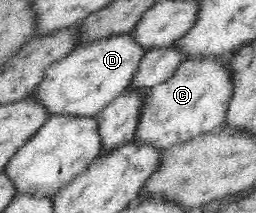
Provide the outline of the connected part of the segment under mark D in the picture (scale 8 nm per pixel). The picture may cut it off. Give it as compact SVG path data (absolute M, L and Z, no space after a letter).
M128 33L76 47L68 56L48 66L41 81L30 94L31 98L51 116L94 118L97 112L125 92L144 53L145 50L136 46Z

